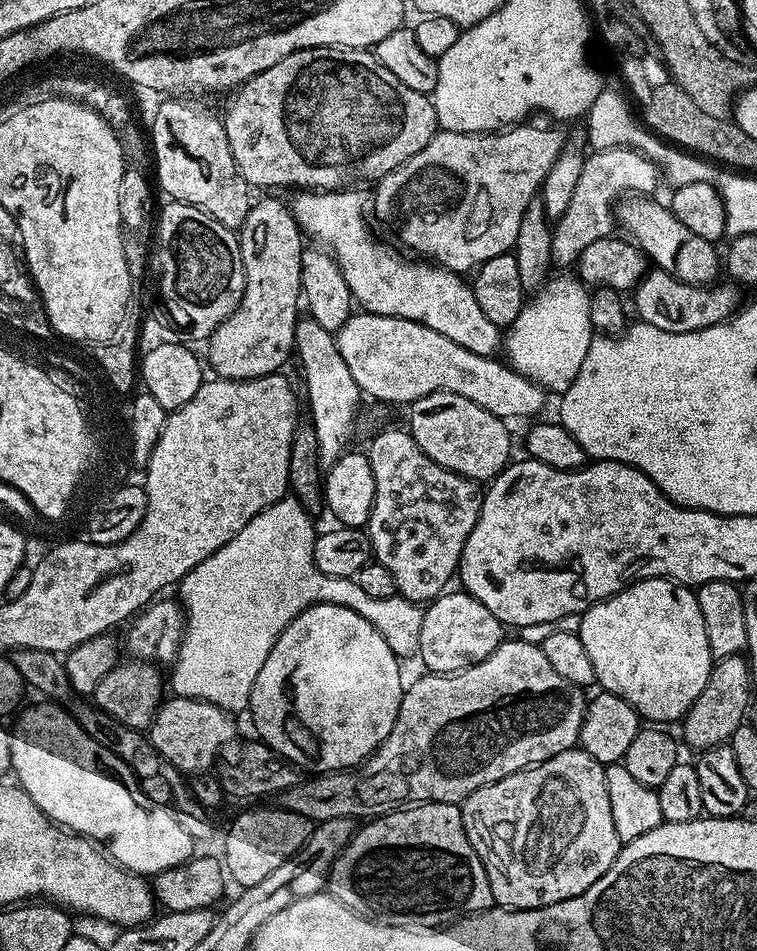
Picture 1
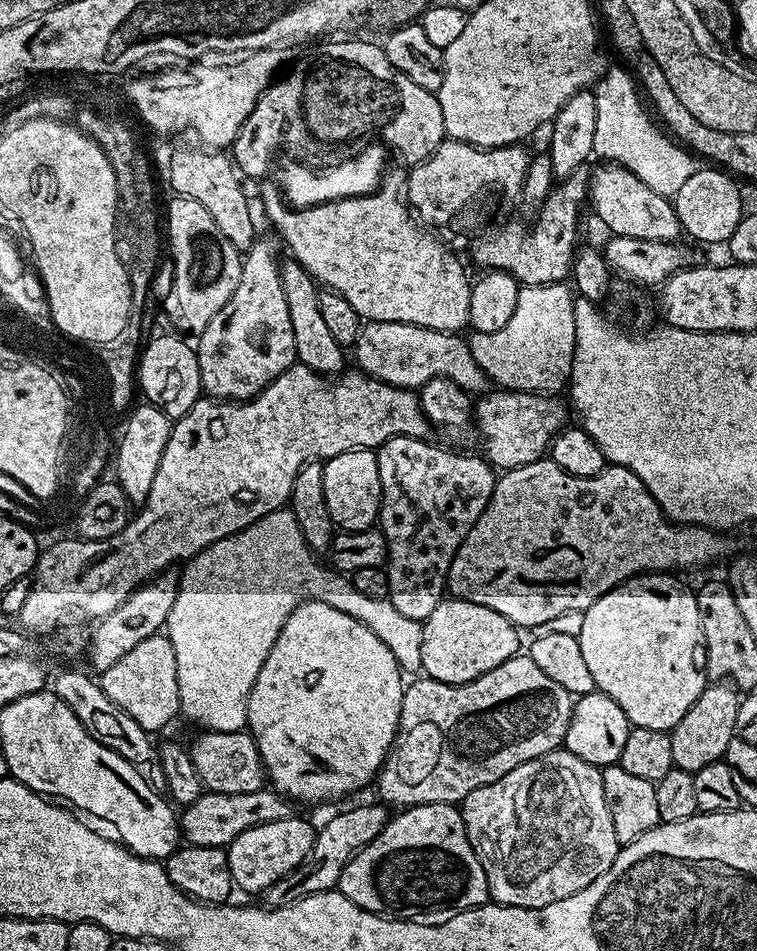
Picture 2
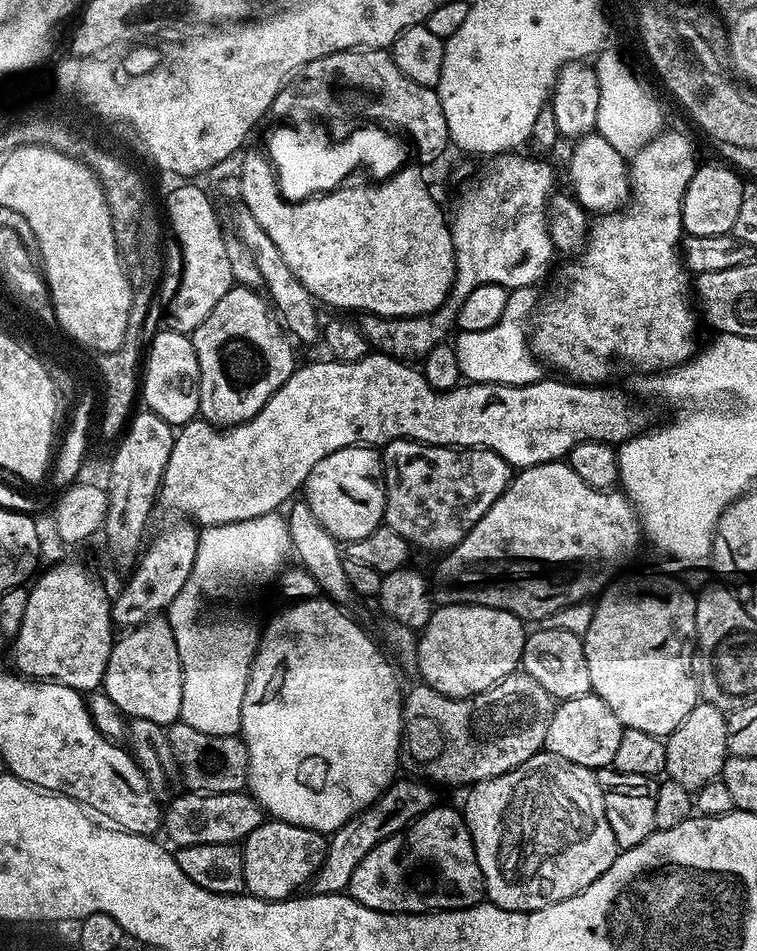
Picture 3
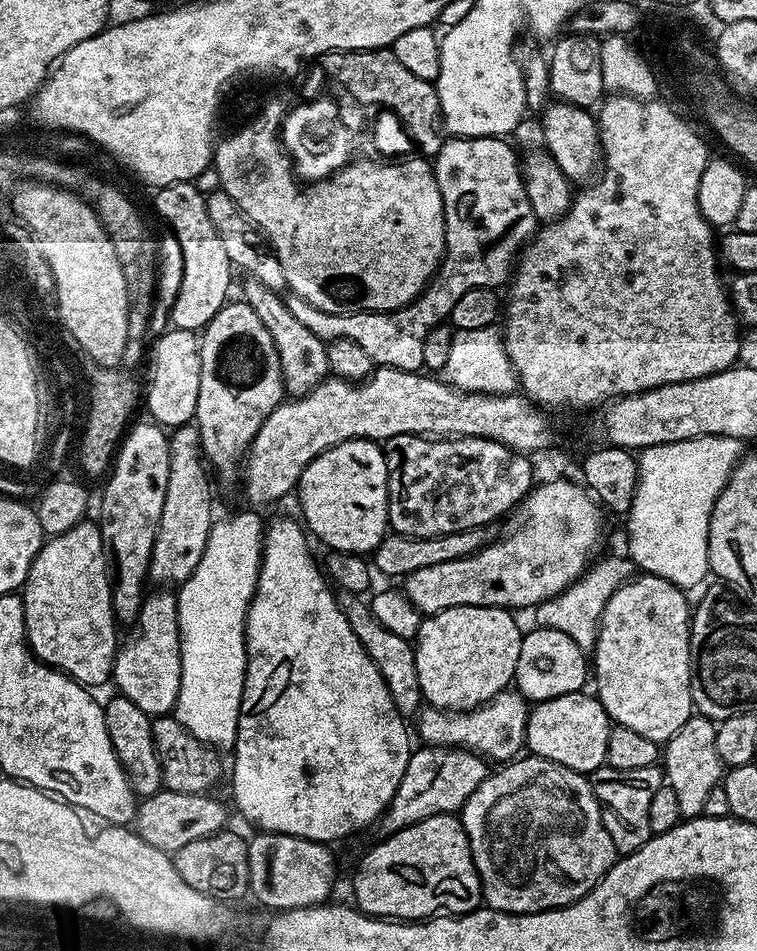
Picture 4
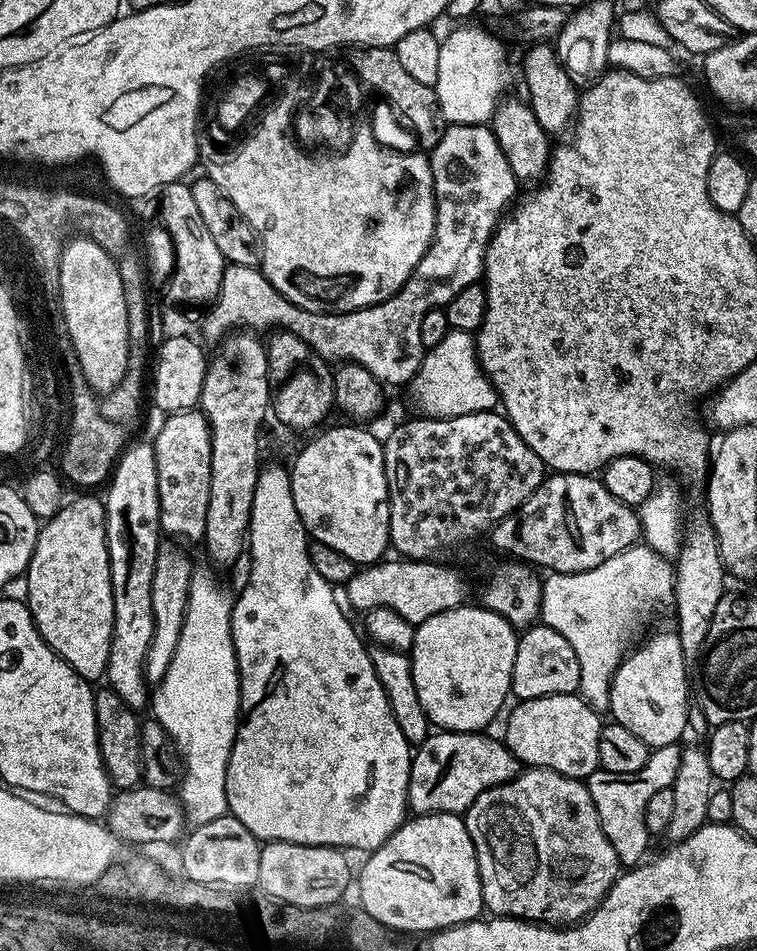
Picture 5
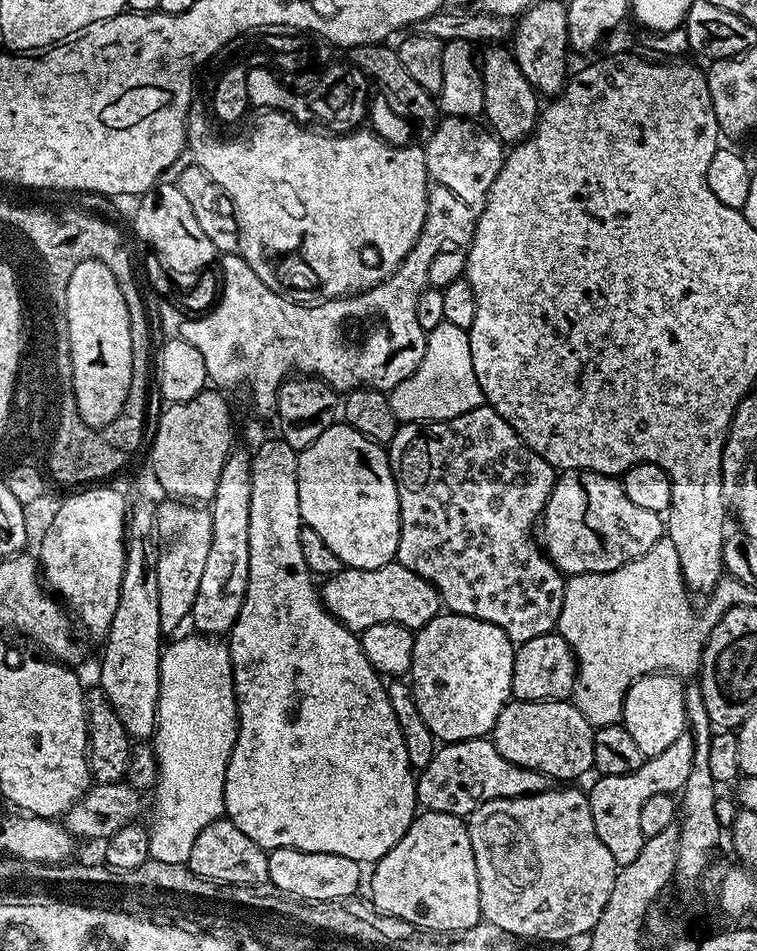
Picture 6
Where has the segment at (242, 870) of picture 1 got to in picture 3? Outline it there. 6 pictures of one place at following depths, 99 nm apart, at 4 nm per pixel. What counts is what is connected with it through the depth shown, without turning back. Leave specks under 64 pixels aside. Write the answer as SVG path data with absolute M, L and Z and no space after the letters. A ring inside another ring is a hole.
M265 819L242 842L244 887L260 900L287 900L309 883L324 861L328 849L325 833L306 830L281 820Z

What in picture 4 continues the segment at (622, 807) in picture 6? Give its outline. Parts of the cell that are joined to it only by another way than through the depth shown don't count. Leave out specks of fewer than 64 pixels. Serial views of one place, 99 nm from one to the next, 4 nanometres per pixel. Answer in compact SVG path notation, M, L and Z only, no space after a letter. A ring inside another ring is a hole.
M653 766L642 770L614 770L610 767L591 773L590 783L606 826L606 834L614 842L617 853L627 854L638 850L654 833L650 830L650 802L659 788L665 787L663 771Z

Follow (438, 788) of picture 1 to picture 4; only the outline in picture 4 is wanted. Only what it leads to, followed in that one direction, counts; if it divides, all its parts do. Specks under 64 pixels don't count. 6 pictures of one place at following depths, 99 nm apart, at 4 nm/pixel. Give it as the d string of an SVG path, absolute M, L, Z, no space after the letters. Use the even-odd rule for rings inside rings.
M505 690L498 693L492 700L471 712L446 712L442 708L431 706L421 707L415 717L414 732L421 736L423 743L428 746L442 748L465 748L467 752L475 752L489 761L508 762L517 755L519 748L525 747L524 735L528 725L530 711L529 701L525 700L515 690ZM161 790L153 796L143 797L136 806L134 831L147 844L158 850L174 854L186 846L186 842L194 842L194 838L206 838L215 832L225 831L228 820L229 805L215 800L212 794L182 794Z

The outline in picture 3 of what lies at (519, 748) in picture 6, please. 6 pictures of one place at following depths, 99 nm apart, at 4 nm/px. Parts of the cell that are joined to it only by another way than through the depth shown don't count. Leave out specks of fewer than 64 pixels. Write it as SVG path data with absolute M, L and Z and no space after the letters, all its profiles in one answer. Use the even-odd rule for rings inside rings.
M594 694L570 698L559 701L553 707L550 726L546 726L544 748L558 758L578 762L578 766L599 770L611 765L624 730L625 727L618 722L614 710L610 710L610 706L602 702L602 698Z

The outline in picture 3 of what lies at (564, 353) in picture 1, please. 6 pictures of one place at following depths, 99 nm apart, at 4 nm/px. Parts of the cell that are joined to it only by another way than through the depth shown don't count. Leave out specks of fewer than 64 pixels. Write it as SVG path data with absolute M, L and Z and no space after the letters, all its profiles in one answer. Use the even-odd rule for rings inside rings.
M535 287L514 288L509 291L506 311L490 330L460 332L455 337L454 347L461 377L474 384L509 384L522 386L541 379L542 365L528 347L530 317L537 307Z

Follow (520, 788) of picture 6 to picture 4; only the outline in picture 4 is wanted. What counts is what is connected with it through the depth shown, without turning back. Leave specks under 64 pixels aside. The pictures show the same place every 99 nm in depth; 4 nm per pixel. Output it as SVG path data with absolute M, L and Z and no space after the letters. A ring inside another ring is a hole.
M417 747L408 759L406 774L402 774L402 782L398 782L398 790L394 790L390 806L386 806L379 818L379 835L393 836L398 830L431 816L459 813L470 794L482 786L488 775L489 761L483 756L477 756L475 752L467 752L465 748Z

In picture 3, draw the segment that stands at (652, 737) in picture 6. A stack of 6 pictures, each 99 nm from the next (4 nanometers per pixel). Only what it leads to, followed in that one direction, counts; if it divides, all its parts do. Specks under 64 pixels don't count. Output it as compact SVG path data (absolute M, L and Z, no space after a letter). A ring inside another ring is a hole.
M668 574L663 575L636 576L633 580L617 579L615 582L609 583L599 593L598 599L600 601L595 601L592 617L590 618L590 626L584 632L582 639L584 642L584 653L586 654L586 666L590 666L590 682L592 683L592 692L594 695L602 698L602 702L606 702L606 706L610 706L610 710L614 710L618 722L624 725L625 728L642 730L645 734L654 734L661 738L667 738L678 726L678 722L682 722L682 718L686 718L686 714L690 714L690 710L694 710L694 706L698 703L698 685L693 660L694 645L696 642L696 601L693 593L688 593L676 581L679 579L673 578Z

